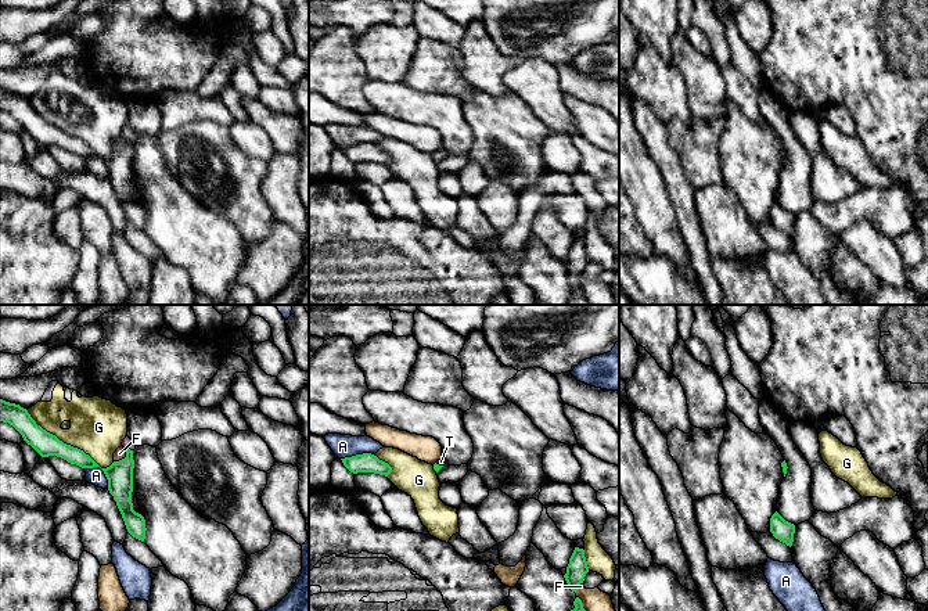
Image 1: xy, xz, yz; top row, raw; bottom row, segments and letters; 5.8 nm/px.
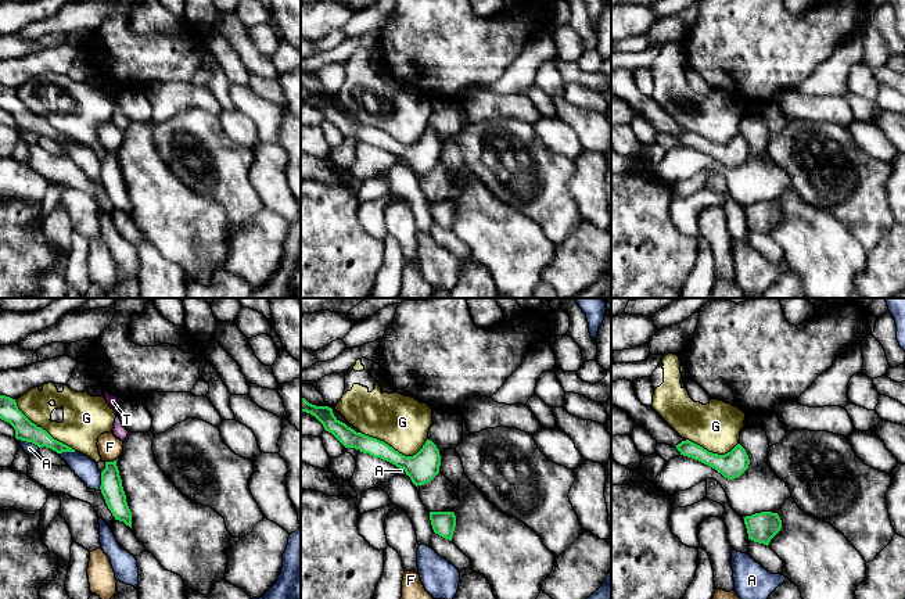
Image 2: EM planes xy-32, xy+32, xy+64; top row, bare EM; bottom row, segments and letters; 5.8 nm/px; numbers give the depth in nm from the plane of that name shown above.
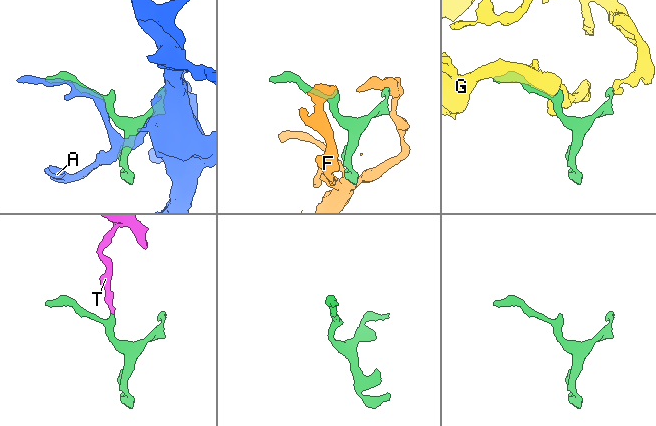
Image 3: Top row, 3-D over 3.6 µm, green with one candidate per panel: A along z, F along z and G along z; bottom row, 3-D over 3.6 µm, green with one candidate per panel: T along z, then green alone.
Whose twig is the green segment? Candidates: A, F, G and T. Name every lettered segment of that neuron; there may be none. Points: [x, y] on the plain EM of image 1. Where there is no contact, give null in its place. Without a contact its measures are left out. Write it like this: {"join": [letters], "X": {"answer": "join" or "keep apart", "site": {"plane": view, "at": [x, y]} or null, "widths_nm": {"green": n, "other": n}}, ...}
{"join": ["T"], "A": {"answer": "keep apart", "site": {"plane": "xy", "at": [103, 160]}, "widths_nm": {"green": 160, "other": 100}}, "F": {"answer": "keep apart", "site": {"plane": "xy", "at": [125, 147]}, "widths_nm": {"green": 160, "other": 60}}, "G": {"answer": "keep apart", "site": {"plane": "xy", "at": [69, 135]}, "widths_nm": {"green": 140, "other": 320}}, "T": {"answer": "join", "site": {"plane": "xy", "at": [129, 139]}, "widths_nm": {"green": 160, "other": 60}}}

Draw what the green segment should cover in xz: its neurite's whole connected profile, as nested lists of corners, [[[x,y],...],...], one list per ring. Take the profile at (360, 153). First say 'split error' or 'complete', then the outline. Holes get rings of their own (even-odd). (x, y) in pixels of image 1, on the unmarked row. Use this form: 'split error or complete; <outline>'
complete; [[[371,143],[356,144],[341,150],[343,155],[353,163],[374,162],[388,166],[392,162],[392,157],[388,152],[380,150]]]

